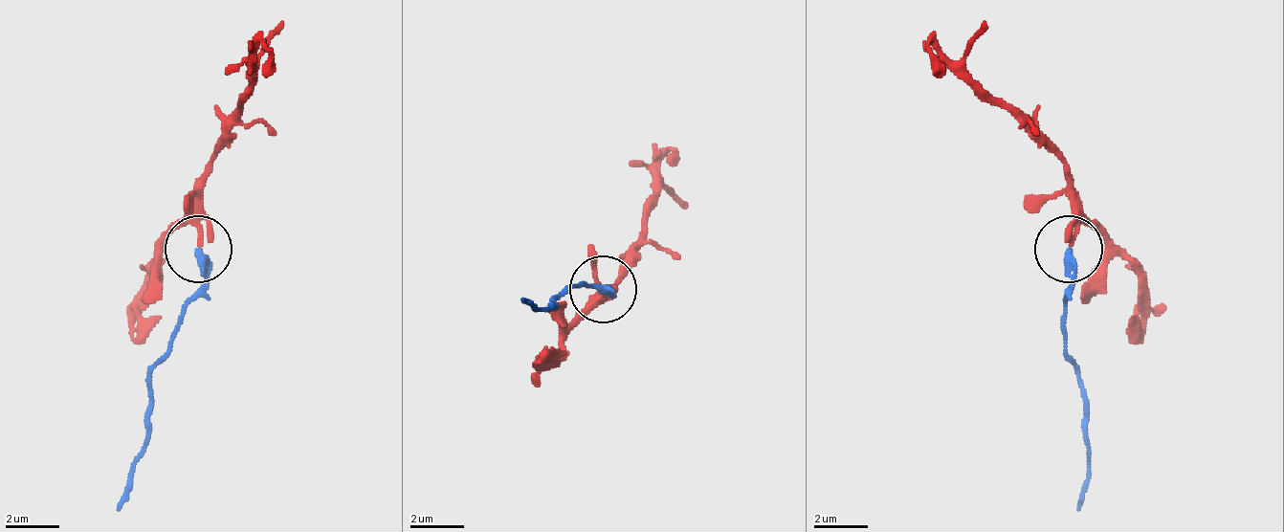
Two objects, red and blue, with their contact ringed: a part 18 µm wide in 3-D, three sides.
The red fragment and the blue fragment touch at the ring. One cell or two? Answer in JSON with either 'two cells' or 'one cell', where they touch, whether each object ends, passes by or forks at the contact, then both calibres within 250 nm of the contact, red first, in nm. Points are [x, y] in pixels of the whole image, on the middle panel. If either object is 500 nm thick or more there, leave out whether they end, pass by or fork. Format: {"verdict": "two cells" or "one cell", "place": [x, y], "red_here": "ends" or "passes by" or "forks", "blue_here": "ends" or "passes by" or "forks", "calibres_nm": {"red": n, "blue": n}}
{"verdict": "two cells", "place": [603, 289], "red_here": "ends", "blue_here": "ends", "calibres_nm": {"red": 170, "blue": 300}}

